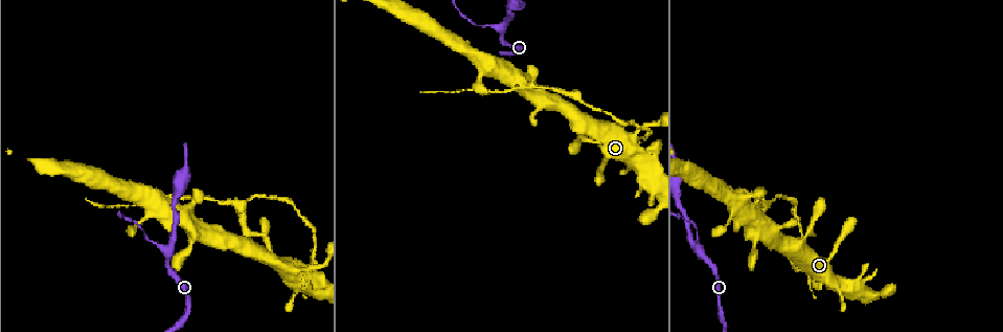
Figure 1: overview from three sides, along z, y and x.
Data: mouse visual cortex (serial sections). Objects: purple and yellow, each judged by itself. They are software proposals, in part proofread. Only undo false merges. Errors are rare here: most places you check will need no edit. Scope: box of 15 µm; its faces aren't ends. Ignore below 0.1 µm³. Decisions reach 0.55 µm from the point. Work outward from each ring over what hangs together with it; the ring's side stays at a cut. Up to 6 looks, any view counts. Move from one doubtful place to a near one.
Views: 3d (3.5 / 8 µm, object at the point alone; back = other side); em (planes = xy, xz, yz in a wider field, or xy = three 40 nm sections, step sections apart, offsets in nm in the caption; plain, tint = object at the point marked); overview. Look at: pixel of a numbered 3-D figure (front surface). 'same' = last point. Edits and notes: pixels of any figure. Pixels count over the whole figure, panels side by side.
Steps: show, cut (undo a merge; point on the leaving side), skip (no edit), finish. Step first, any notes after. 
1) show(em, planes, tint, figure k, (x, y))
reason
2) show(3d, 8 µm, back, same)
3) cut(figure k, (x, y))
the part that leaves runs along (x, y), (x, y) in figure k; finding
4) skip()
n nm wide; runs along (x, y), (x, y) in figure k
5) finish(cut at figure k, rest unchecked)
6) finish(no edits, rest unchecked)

show(3d, 3.5 µm, figure 1, (504, 25))
three-way junction

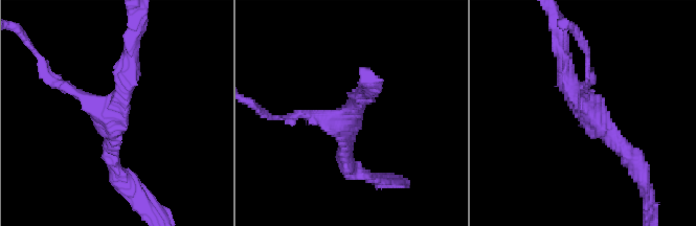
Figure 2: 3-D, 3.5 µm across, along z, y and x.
show(em, xy, step 2, tint, figure 2, (345, 120))
3 arms; arms of 150, 250, 300 nm; now the EM

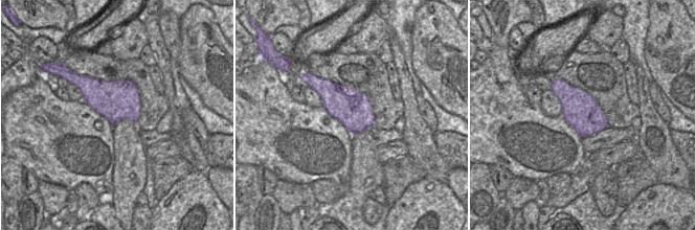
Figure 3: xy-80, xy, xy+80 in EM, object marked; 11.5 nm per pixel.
skip()
one cell here

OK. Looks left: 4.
show(3d, 3.5 µm, figure 1, (521, 86))
sharp bend

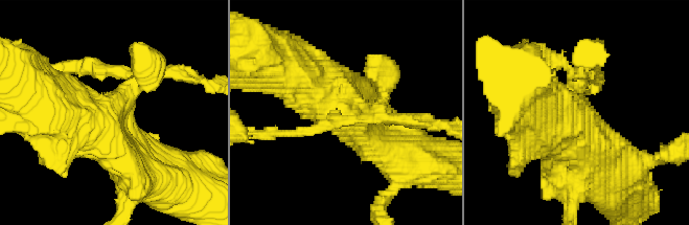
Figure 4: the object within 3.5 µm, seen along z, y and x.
show(em, xy, step 2, tint, figure 4, (348, 114))
shape alone is not enough

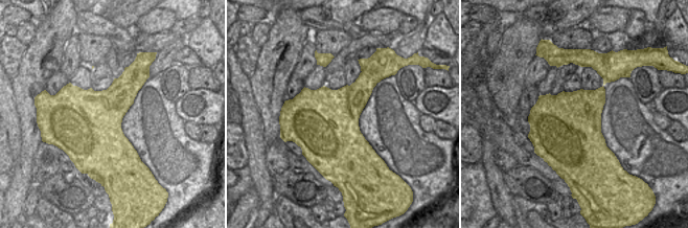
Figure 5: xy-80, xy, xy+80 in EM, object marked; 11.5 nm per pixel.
cut(figure 4, (426, 125))
a second cell is stuck on

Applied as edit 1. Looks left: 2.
finish(cut at figure 4, rest unchecked)

